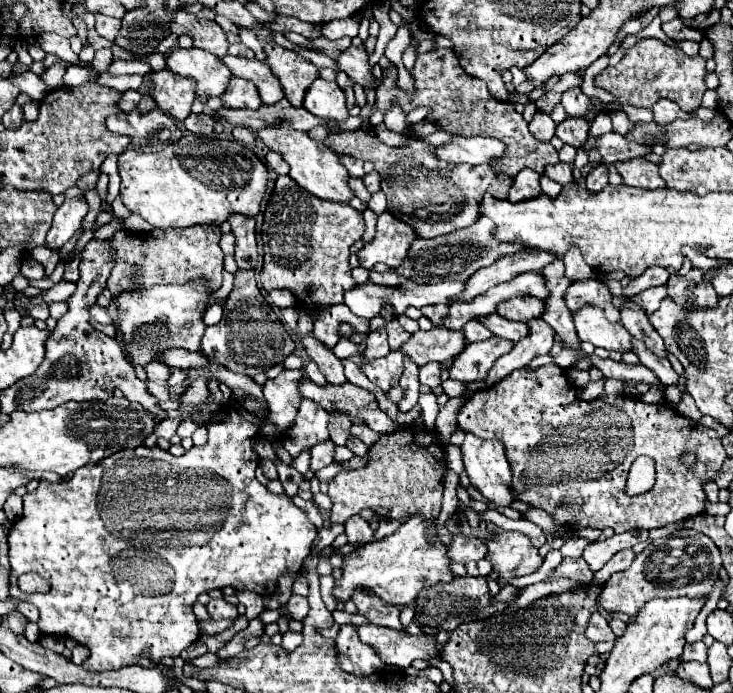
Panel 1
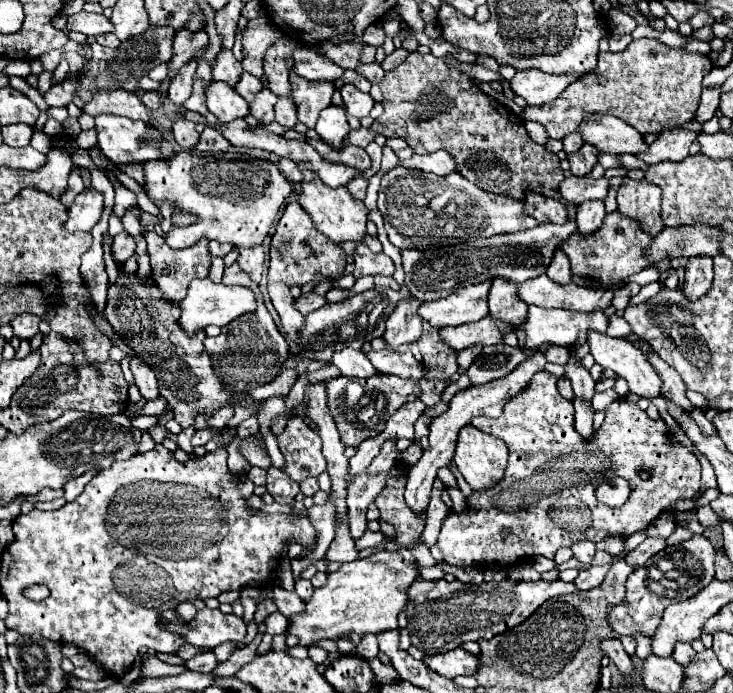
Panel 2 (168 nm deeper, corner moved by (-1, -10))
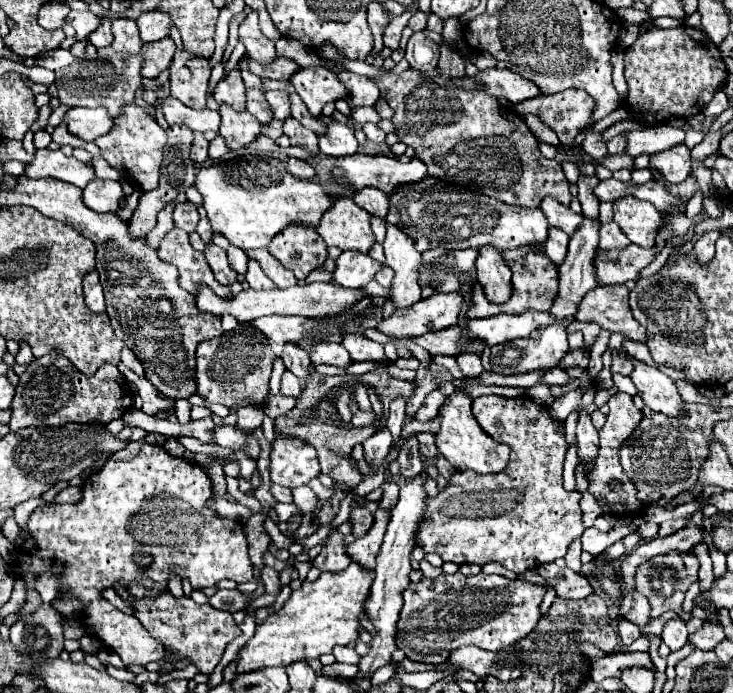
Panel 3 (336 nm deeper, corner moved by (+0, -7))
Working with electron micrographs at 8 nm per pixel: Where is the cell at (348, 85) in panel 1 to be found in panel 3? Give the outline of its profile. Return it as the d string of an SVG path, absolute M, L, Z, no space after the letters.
M341 72L337 78L343 82L343 86L349 92L347 104L351 110L359 106L373 106L375 100L379 98L377 84L365 76L357 76L353 72Z

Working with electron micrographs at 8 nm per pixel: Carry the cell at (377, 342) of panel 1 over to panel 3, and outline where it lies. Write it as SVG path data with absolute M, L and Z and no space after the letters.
M391 224L387 226L383 250L385 264L395 270L395 278L391 284L391 302L397 312L411 308L415 302L421 300L421 288L417 284L421 252L415 250L415 244L407 234Z

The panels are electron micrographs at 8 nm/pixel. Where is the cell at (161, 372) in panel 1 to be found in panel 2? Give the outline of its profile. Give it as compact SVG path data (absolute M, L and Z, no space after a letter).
M132 357L130 359L130 371L132 371L134 379L136 379L136 387L140 389L140 395L146 401L152 401L152 399L160 397L160 389L158 389L158 383L156 383L154 371L144 361Z

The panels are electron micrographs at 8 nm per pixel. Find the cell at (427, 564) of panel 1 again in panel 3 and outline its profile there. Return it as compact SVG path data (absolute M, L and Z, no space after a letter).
M351 562L343 572L323 572L315 582L305 580L281 610L257 626L255 636L239 650L237 674L265 666L287 666L297 660L329 654L335 644L347 646L357 642L373 578L375 570L369 570L359 562Z

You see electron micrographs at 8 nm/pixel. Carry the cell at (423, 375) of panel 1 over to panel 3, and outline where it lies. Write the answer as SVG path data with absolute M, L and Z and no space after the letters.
M433 390L433 392L423 400L421 408L417 410L415 420L419 420L419 422L427 422L427 420L435 418L435 414L437 414L439 408L443 406L443 402L445 402L445 396L443 396L439 390Z

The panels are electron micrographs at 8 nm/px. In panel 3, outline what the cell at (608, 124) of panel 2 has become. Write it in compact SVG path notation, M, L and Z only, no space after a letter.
M661 124L659 128L627 130L627 132L623 132L623 136L625 136L625 144L627 144L625 152L629 156L663 152L685 140L685 132L681 128L675 128L673 124Z

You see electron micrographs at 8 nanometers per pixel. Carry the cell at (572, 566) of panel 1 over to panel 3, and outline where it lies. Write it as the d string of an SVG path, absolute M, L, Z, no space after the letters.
M461 572L447 576L441 574L437 578L423 578L421 582L411 582L409 588L403 592L403 610L399 618L399 648L407 654L407 658L415 662L431 662L431 664L441 664L447 660L447 656L465 644L479 646L483 650L501 650L503 646L509 646L521 638L525 638L537 624L541 612L539 606L545 596L545 588L525 582L521 578L509 580L505 576L487 576L487 574L477 574L477 576L463 576Z

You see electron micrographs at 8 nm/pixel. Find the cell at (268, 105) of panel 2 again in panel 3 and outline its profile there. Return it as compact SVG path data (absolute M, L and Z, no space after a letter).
M265 92L265 98L269 102L269 108L273 112L273 118L281 118L283 120L283 118L291 116L287 92Z

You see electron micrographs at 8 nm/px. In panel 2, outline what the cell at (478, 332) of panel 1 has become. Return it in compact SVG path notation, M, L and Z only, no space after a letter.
M468 347L468 349L460 351L460 353L458 353L458 365L460 365L462 369L468 369L468 367L474 363L476 355L480 355L480 351L482 351L482 347Z

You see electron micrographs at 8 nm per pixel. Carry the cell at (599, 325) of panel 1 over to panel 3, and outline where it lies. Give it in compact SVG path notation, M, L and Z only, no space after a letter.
M617 352L617 354L627 360L633 360L633 372L629 374L629 378L633 380L637 394L643 398L645 406L649 406L653 412L663 412L667 416L683 414L681 408L683 400L677 392L675 382L667 374L663 374L655 366L647 366L645 362L637 360L627 352Z

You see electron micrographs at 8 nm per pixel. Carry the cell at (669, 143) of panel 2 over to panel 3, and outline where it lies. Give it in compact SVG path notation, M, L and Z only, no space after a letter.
M677 144L675 148L651 154L651 166L657 168L669 182L683 182L691 172L689 148L685 144Z

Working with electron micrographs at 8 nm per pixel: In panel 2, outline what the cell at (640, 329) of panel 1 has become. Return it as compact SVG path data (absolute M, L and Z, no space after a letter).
M650 351L648 361L652 363L652 367L660 373L660 377L662 377L662 381L664 381L664 383L662 383L662 395L664 395L668 401L676 403L678 407L682 407L684 413L692 413L696 407L688 401L688 397L686 397L686 387L684 387L684 381L680 379L680 375L678 375L676 371L672 371L672 367L670 367L668 363L664 363L654 351Z

